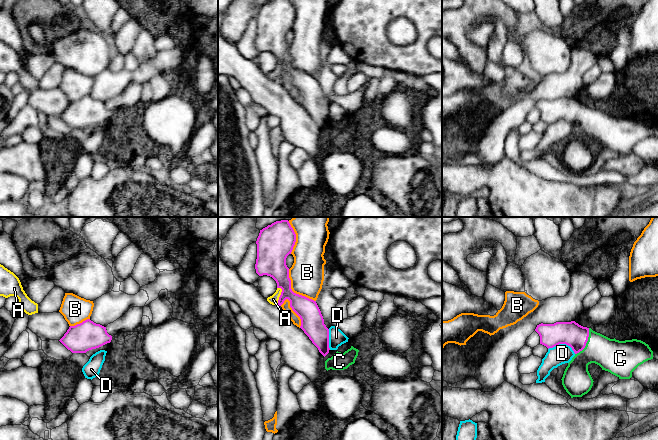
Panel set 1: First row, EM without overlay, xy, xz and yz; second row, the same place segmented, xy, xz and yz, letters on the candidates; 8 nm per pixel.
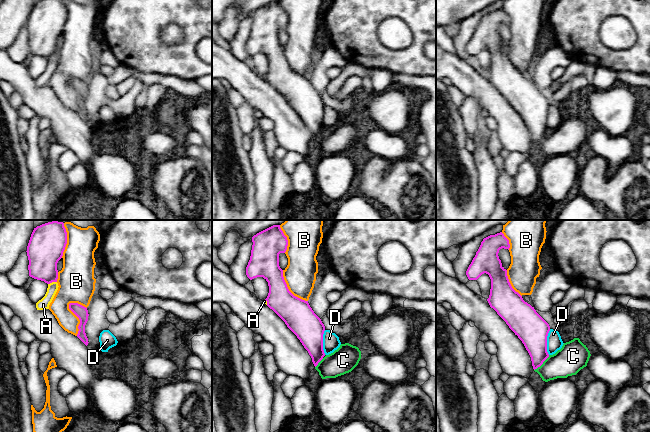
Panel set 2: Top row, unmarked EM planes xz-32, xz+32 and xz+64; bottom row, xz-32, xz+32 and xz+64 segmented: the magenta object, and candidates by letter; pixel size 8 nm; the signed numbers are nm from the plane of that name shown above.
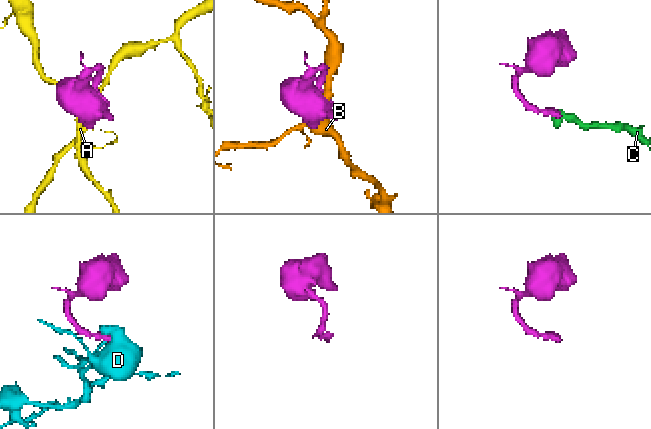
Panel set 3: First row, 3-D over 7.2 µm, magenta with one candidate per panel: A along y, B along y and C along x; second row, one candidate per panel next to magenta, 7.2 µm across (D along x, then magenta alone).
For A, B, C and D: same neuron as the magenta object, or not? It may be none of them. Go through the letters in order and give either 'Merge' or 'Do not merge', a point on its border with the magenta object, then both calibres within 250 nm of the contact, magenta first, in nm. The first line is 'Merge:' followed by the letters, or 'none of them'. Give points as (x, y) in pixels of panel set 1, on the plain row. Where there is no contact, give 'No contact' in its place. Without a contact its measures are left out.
Merge: C
A: Do not merge. Touches magenta at xz (280, 72). Thickness 180 nm (magenta) against 70 nm
B: Do not merge. Touches magenta at xz (292, 67). Thickness 180 nm (magenta) against 280 nm
C: Merge. Touches magenta at yz (586, 118). Thickness 190 nm (magenta) against 260 nm
D: Do not merge. Touches magenta at yz (562, 119). Thickness 190 nm (magenta) against 160 nm

